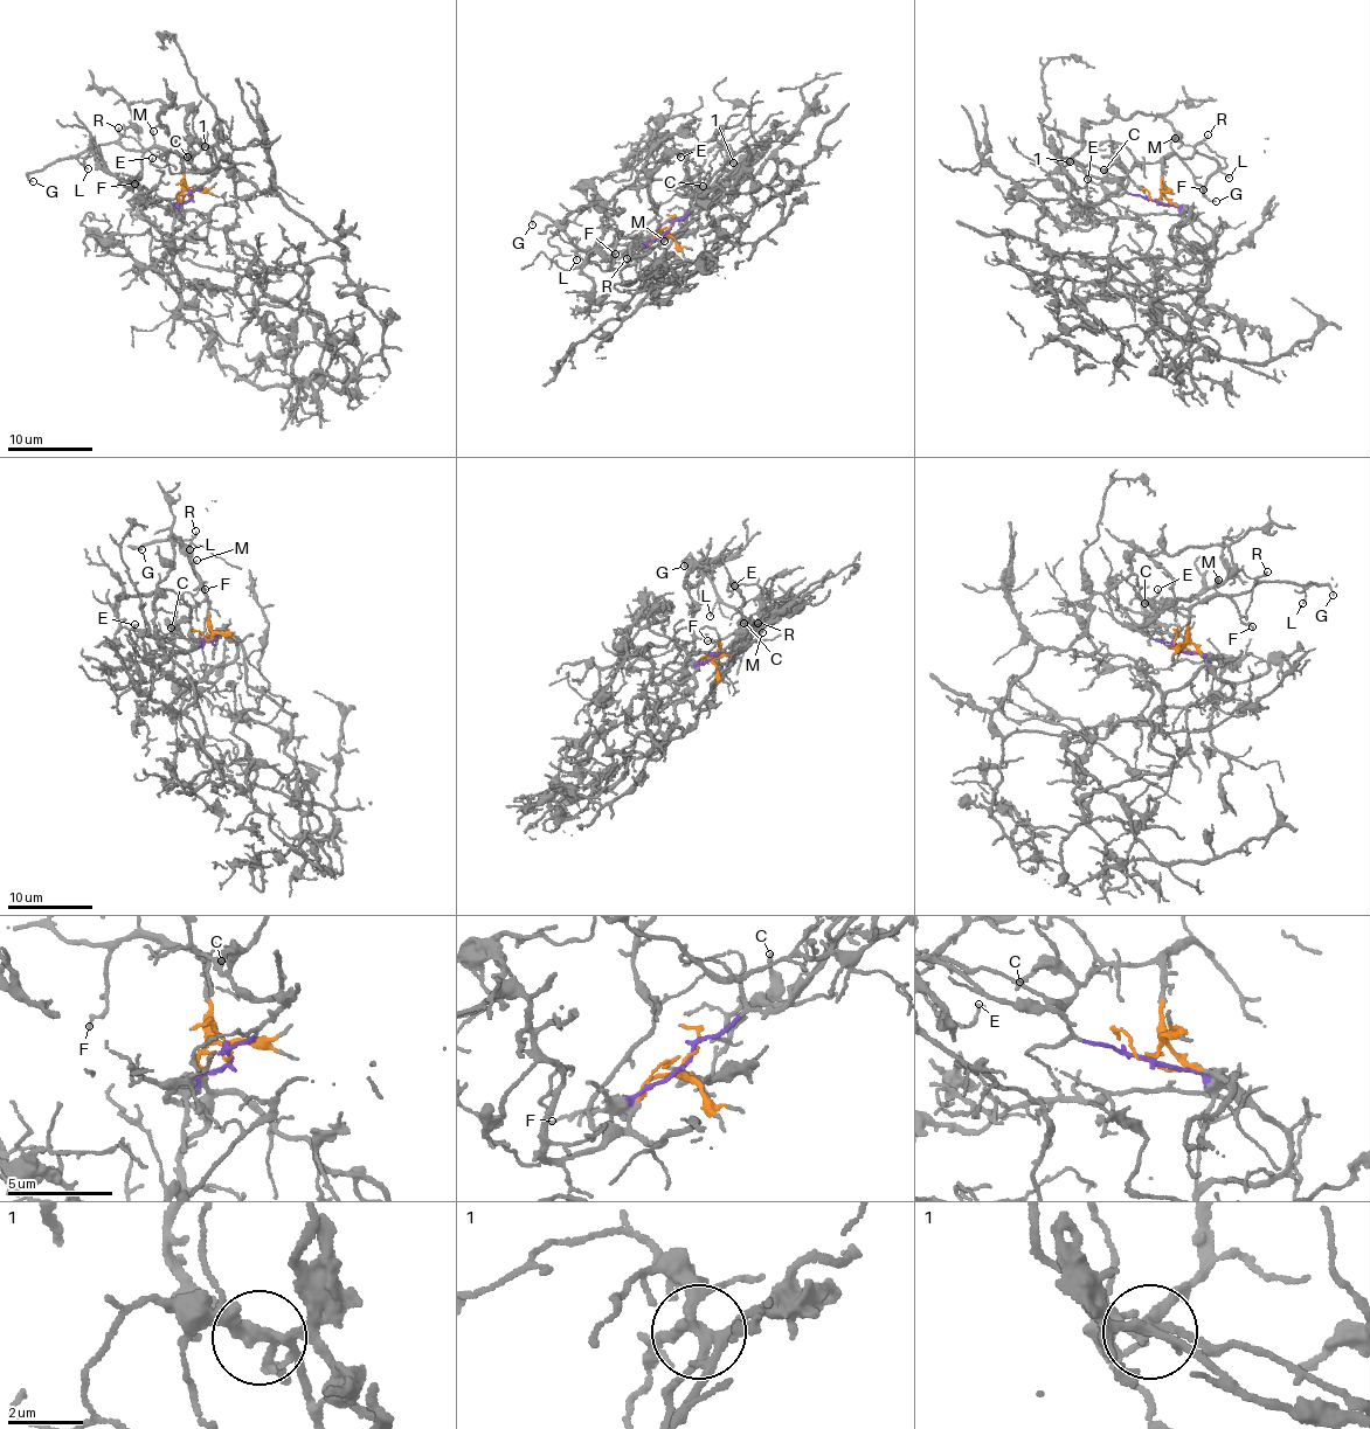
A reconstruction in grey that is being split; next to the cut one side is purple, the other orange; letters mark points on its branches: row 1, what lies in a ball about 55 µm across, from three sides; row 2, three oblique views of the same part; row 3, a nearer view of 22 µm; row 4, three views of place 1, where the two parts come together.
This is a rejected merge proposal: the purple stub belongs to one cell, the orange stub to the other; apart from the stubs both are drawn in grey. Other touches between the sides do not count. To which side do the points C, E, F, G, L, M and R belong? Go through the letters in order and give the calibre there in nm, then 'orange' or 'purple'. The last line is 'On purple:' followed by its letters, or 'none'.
C: 200 nm | orange
E: 130 nm | orange
F: 160 nm | orange
G: 100 nm | orange
L: 100 nm | orange
M: 120 nm | orange
R: 140 nm | orange
On purple: none

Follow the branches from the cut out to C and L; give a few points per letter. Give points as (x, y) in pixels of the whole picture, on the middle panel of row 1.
C: (668, 228), (668, 235), (677, 235), (692, 209), (703, 201), (701, 185)
L: (668, 228), (668, 235), (677, 237), (578, 250), (576, 261)

